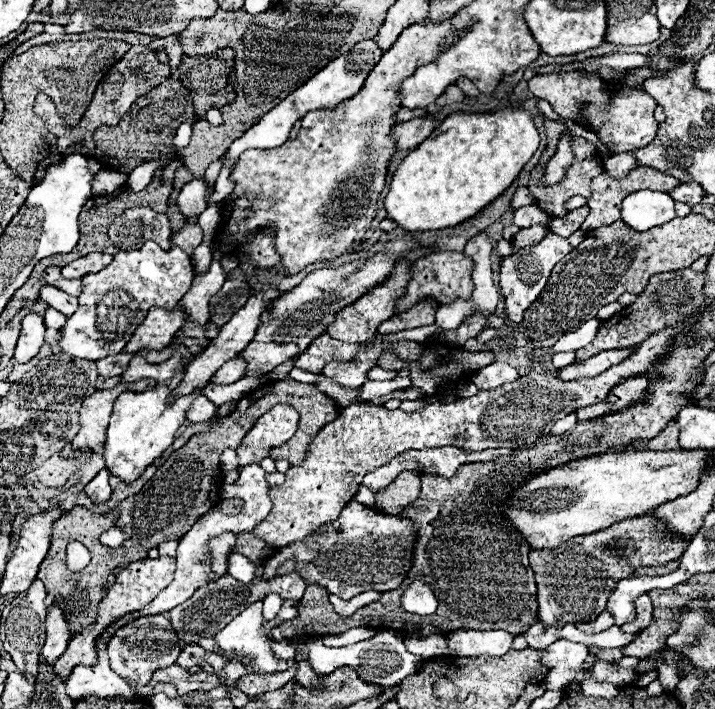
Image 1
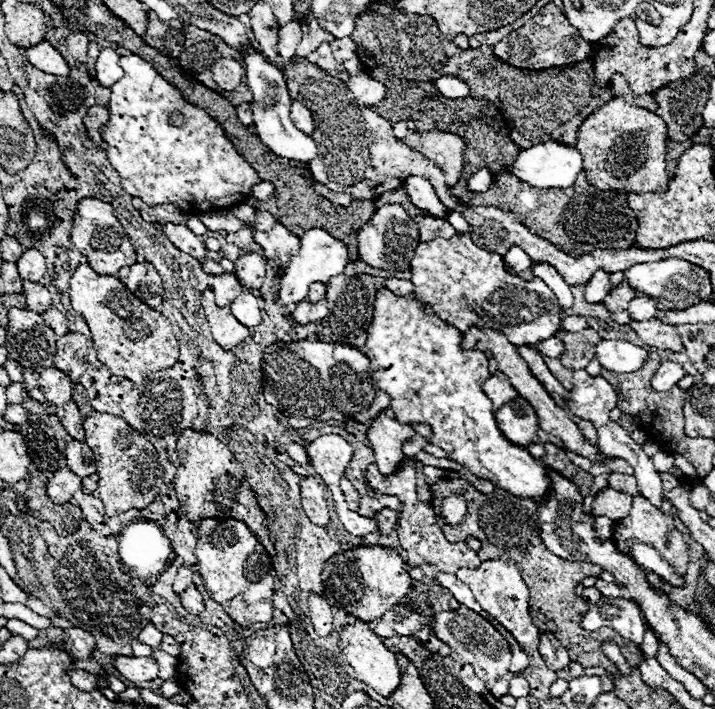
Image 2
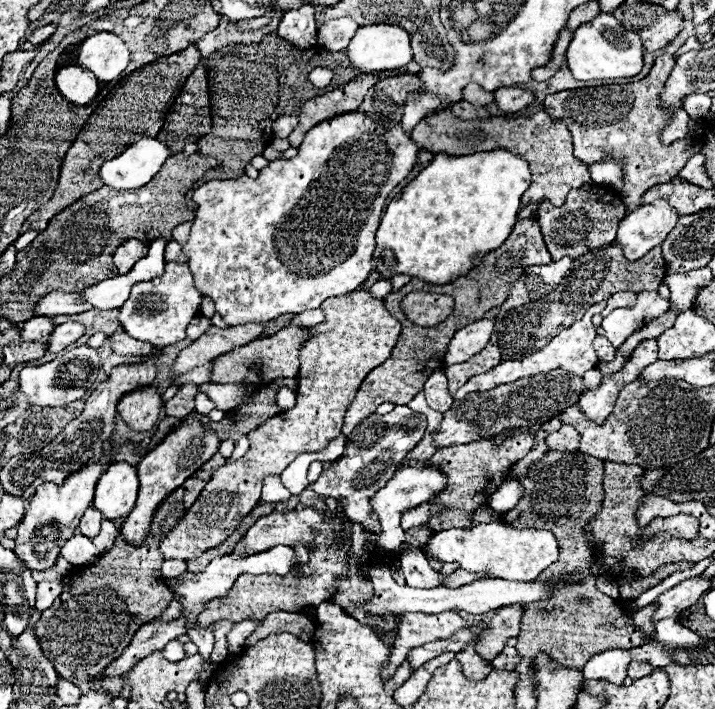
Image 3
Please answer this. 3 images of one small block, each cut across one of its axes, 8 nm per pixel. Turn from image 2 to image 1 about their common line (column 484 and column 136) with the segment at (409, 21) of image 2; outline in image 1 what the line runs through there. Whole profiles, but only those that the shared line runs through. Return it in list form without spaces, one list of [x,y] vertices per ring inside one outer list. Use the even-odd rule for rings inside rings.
[[[132,46],[130,52],[126,52],[126,56],[114,64],[106,76],[100,80],[98,88],[96,88],[96,94],[92,98],[92,104],[88,106],[84,118],[80,120],[80,124],[72,130],[64,130],[62,126],[62,120],[56,116],[56,106],[54,102],[46,96],[46,94],[38,94],[36,96],[36,102],[34,102],[34,112],[46,122],[48,130],[54,132],[58,136],[58,150],[62,154],[82,154],[86,158],[94,158],[96,156],[96,144],[92,140],[92,132],[106,124],[106,126],[116,126],[130,110],[130,106],[134,104],[136,98],[148,94],[152,88],[156,88],[158,84],[162,84],[166,78],[170,76],[170,64],[162,64],[156,56],[154,50],[150,48],[144,48],[144,46]]]

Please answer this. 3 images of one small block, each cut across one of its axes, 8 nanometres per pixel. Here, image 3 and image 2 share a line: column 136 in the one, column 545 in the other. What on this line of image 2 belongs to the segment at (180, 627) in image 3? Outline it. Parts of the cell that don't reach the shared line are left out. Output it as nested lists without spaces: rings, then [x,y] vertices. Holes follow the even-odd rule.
[[[540,632],[538,650],[540,650],[540,654],[542,654],[542,658],[550,670],[562,670],[570,662],[566,648],[560,646],[560,642],[556,640],[556,636],[552,632]]]

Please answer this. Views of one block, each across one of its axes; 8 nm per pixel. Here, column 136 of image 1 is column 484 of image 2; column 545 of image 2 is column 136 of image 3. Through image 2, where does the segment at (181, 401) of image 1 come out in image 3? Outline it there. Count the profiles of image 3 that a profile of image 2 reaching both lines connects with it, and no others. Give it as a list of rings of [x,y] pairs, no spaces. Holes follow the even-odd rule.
[[[128,462],[110,464],[106,474],[102,474],[98,480],[94,508],[98,508],[108,520],[126,518],[134,508],[138,488],[140,484],[136,466]]]

